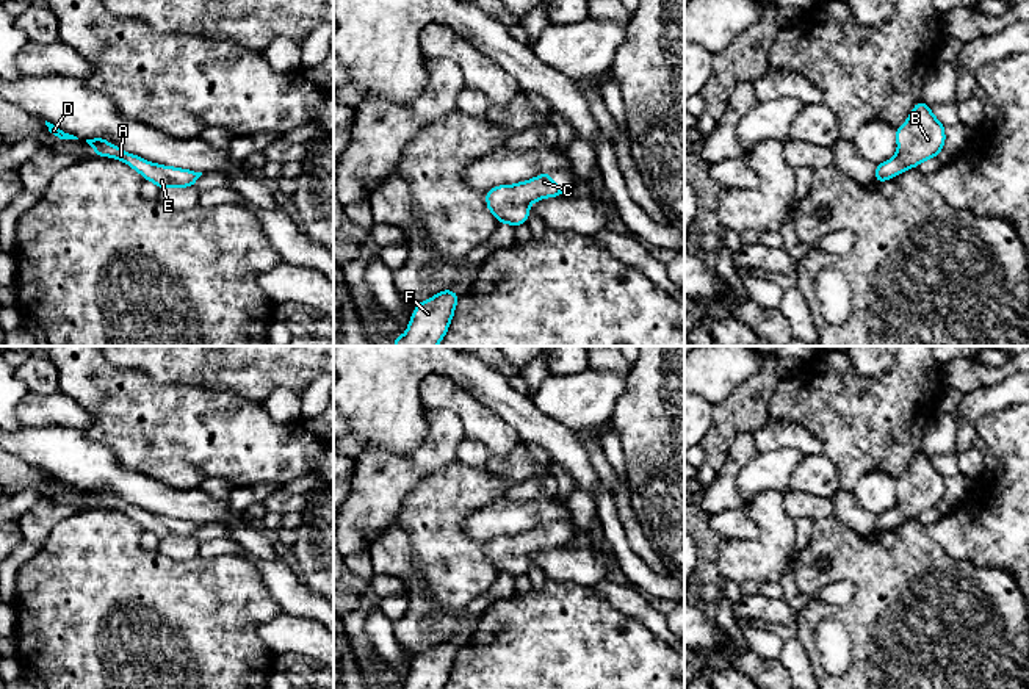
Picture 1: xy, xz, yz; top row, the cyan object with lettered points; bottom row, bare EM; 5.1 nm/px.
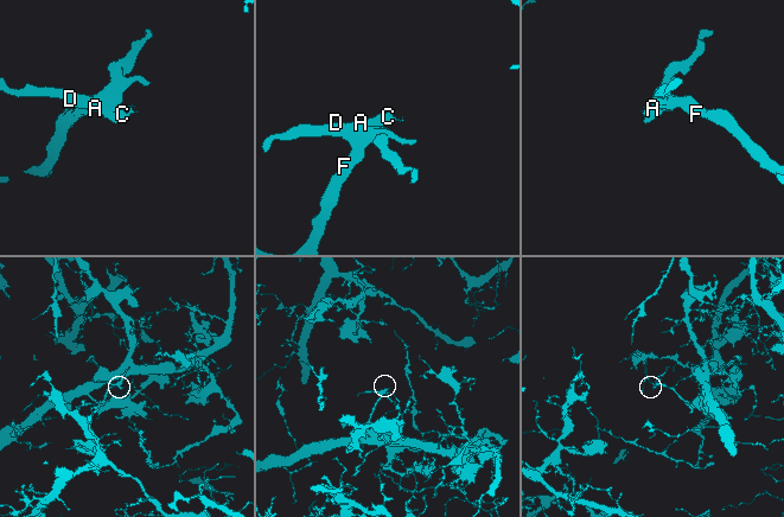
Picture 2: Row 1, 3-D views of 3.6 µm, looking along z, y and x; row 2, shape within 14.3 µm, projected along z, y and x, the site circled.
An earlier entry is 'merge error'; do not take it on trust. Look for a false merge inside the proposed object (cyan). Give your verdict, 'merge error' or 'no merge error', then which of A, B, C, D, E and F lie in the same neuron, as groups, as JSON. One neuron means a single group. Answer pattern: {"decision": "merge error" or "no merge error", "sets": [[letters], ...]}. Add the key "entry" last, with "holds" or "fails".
{"decision": "no merge error", "sets": [["A", "B", "C", "D", "E", "F"]], "entry": "fails"}

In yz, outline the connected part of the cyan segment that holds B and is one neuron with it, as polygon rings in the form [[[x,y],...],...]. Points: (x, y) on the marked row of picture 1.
[[[919,100],[908,119],[896,128],[896,141],[896,155],[876,166],[876,183],[891,180],[929,158],[937,158],[946,141],[944,125]]]

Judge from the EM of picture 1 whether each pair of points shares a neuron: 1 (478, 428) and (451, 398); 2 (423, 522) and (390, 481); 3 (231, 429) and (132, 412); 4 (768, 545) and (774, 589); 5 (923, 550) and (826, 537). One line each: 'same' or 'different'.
1: same
2: different
3: same
4: different
5: same

